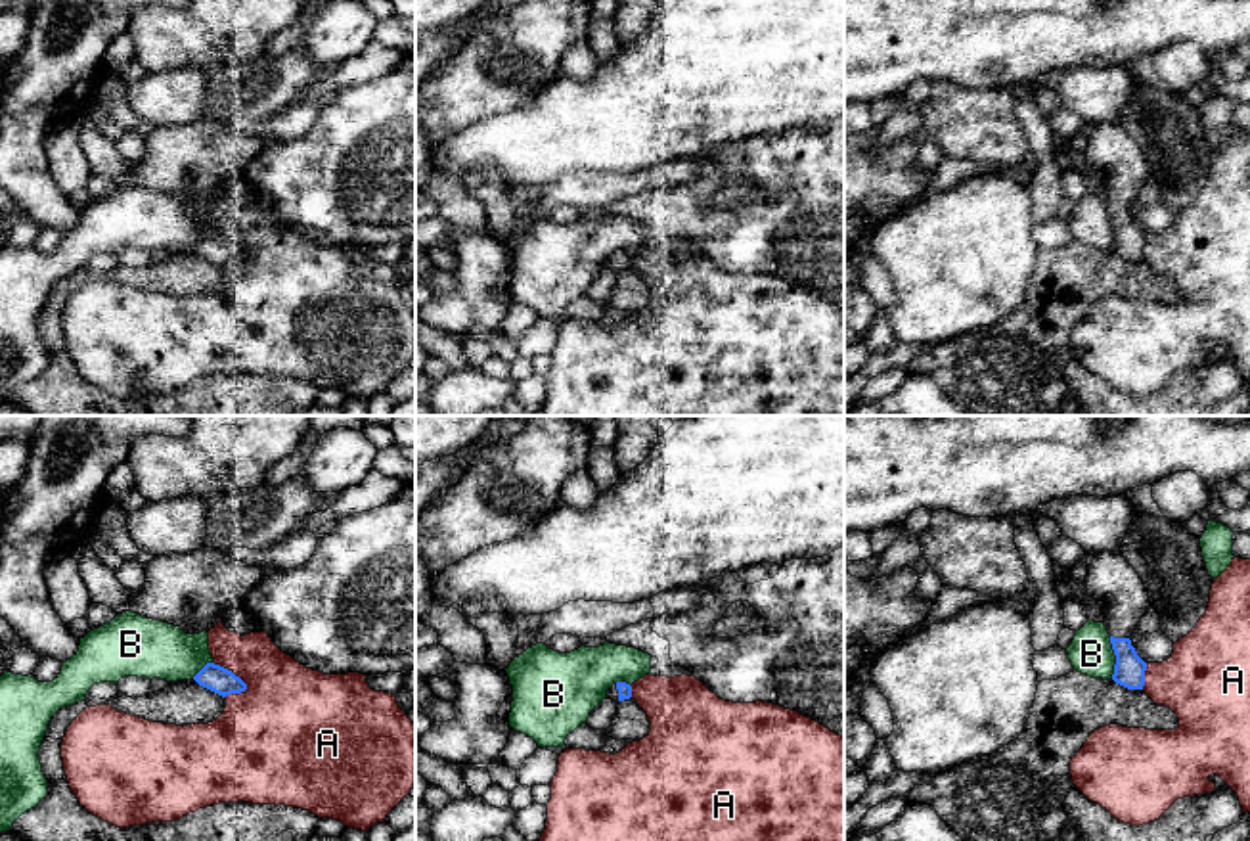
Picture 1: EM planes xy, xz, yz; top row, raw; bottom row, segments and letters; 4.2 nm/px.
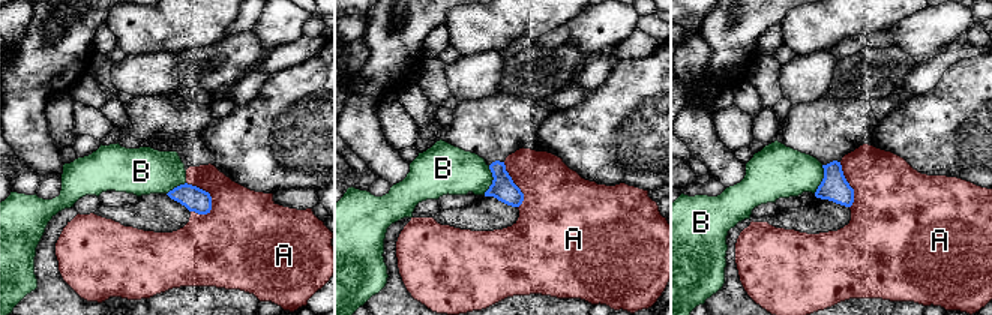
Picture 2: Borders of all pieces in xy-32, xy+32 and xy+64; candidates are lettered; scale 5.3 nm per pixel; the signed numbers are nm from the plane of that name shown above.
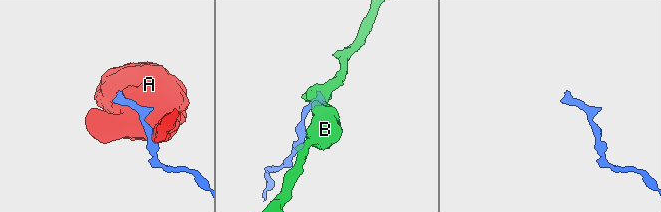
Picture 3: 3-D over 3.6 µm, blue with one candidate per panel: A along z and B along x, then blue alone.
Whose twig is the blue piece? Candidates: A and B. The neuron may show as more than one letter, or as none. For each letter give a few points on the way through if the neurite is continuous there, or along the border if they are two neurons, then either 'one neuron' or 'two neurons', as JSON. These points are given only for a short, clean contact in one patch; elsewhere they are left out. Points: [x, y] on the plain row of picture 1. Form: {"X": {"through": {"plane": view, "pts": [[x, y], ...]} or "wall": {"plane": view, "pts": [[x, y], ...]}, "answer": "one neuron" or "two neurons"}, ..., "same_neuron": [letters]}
{"A": {"answer": "two neurons"}, "B": {"wall": {"plane": "yz", "pts": [[1109, 207], [1115, 227], [1113, 248]]}, "answer": "two neurons"}, "same_neuron": []}

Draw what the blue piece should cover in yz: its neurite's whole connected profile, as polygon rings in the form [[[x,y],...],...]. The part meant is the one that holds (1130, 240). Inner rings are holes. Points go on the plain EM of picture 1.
[[[1122,123],[1087,126],[1087,146],[1080,159],[1095,169],[1105,184],[1105,197],[1116,226],[1112,251],[1127,261],[1143,261],[1147,234],[1129,207],[1150,178],[1149,163]]]

